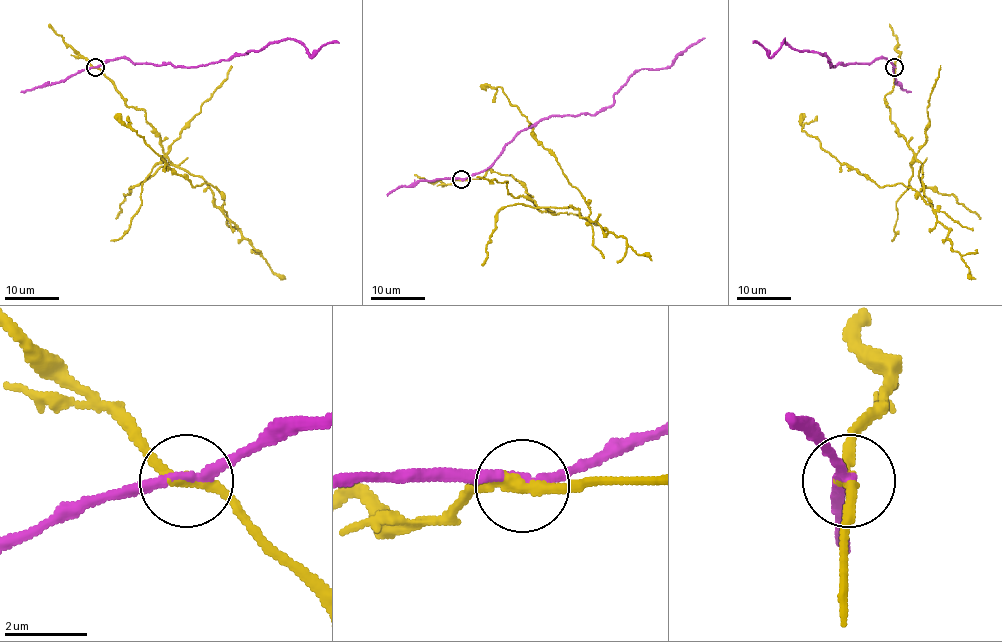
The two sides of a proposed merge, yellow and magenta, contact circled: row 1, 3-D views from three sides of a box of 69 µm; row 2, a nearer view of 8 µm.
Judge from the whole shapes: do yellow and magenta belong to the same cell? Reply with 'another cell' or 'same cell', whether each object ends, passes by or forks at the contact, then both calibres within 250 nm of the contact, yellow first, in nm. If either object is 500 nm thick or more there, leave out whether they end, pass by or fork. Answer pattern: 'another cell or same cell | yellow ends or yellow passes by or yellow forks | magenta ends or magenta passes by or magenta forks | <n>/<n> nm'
another cell | yellow passes by | magenta passes by | 260/240 nm

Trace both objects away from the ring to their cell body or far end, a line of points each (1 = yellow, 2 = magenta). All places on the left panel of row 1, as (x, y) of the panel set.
1: (95, 67), (128, 107), (144, 111), (173, 164), (199, 175), (220, 207), (216, 188), (194, 187), (114, 115)
2: (95, 67), (121, 57), (133, 63), (199, 67), (295, 38), (312, 56), (324, 45), (339, 42)

